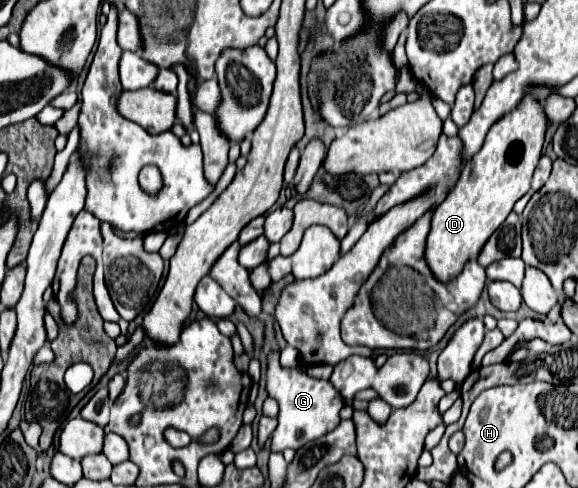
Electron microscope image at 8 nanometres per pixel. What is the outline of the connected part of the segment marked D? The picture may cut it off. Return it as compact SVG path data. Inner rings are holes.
M524 98L514 112L490 128L482 150L462 168L456 186L432 214L424 260L438 282L446 284L454 280L464 270L464 264L480 254L488 238L508 218L512 206L530 190L532 174L544 146L544 134L544 110L534 98Z

